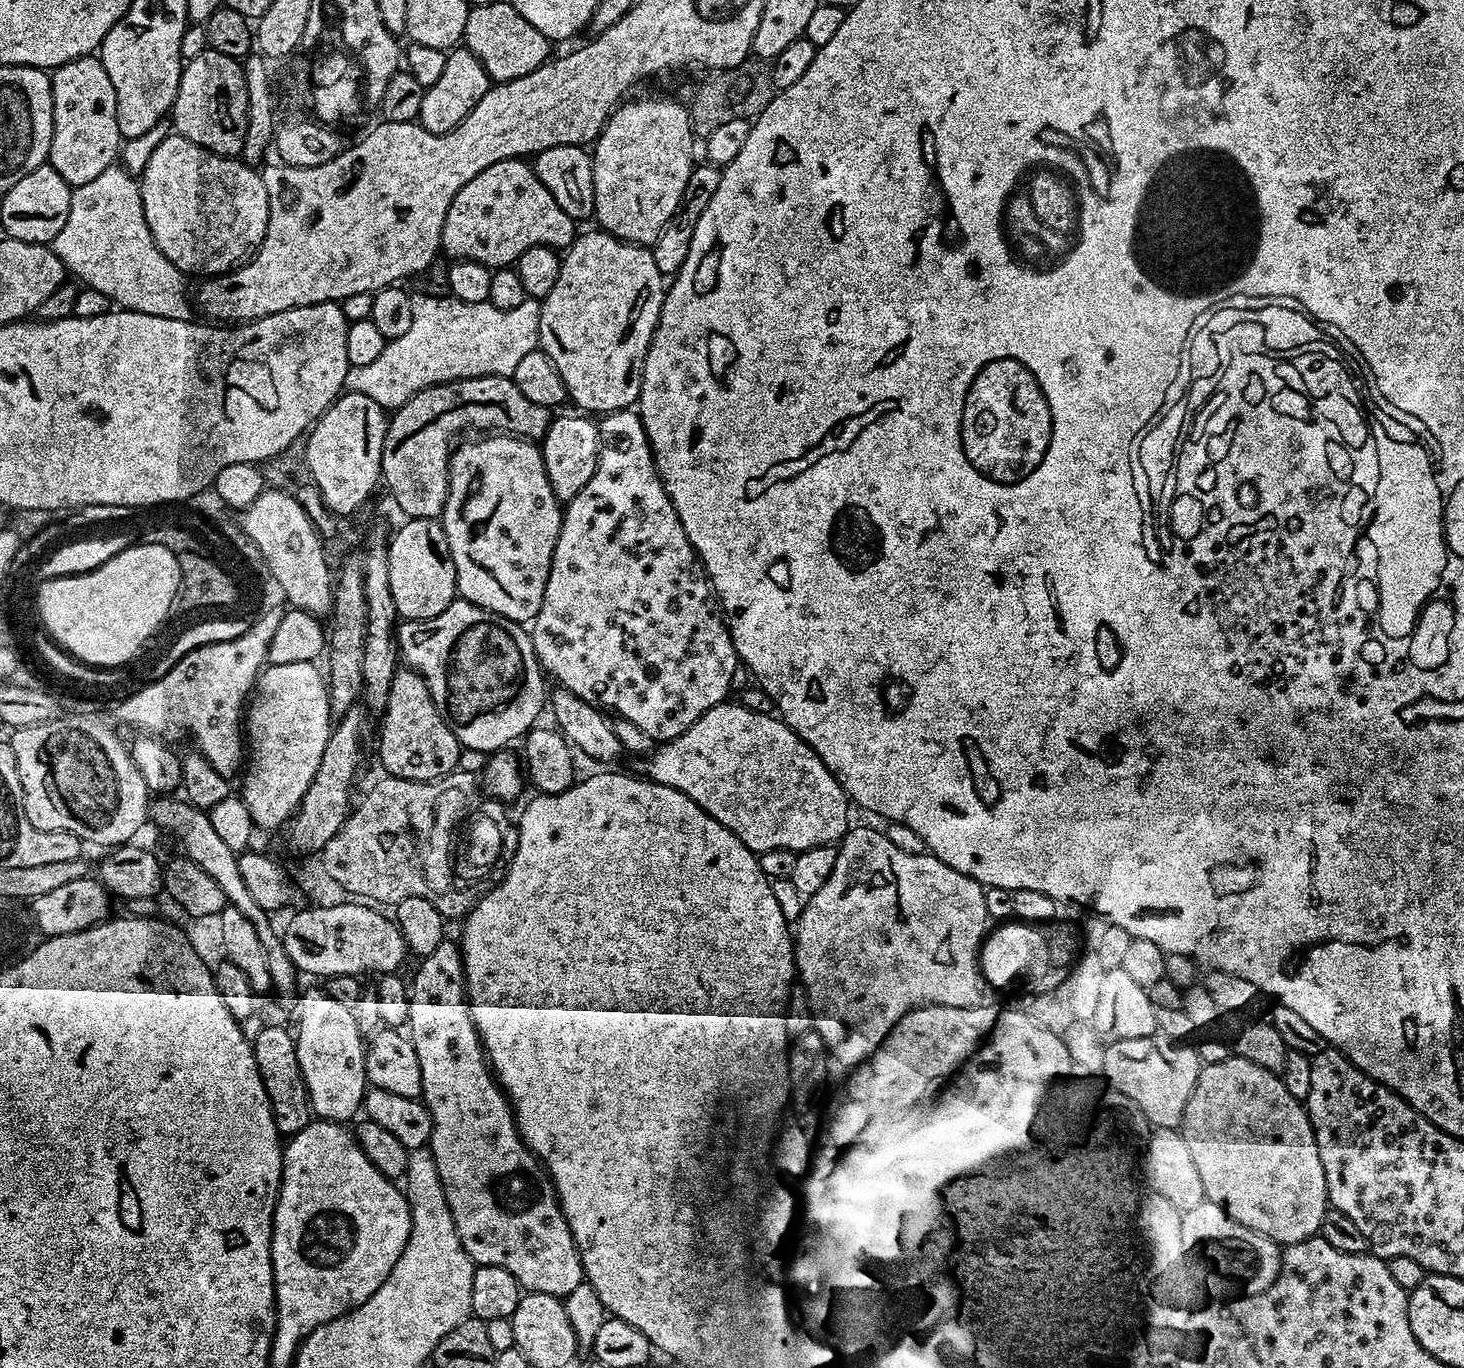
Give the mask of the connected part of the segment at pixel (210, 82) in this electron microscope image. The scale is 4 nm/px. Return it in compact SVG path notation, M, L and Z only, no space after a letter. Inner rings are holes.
M211 50L187 61L180 74L170 119L175 135L190 138L190 142L220 156L239 157L244 151L248 125L248 95L241 61Z

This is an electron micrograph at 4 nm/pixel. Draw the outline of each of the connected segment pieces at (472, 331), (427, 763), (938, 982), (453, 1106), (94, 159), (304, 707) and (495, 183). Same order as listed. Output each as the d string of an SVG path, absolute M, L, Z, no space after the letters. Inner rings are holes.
M443 294L444 296L412 296L412 309L414 310L414 318L410 318L410 330L406 330L406 334L402 334L398 338L387 341L382 350L382 354L378 354L378 358L374 358L374 362L370 362L370 366L351 366L346 374L345 389L358 394L366 394L366 398L374 398L374 402L378 402L378 406L382 406L385 410L395 410L402 407L408 399L414 394L418 394L423 388L429 388L435 384L444 384L448 380L465 380L466 378L478 378L479 376L511 376L514 366L518 362L522 362L522 358L526 358L526 354L537 351L540 342L540 301L527 299L522 302L522 306L517 306L514 310L498 310L492 304L483 304L482 302L462 302L457 300L451 294Z
M397 671L389 690L388 704L380 724L380 764L389 776L403 780L431 782L457 771L461 746L434 706L433 689L426 686L420 673Z
M849 827L836 848L834 870L830 870L830 878L826 878L818 894L807 897L800 917L794 921L794 968L798 973L799 983L804 985L808 995L808 1006L814 1017L814 1031L826 1042L828 1055L833 1061L847 1066L866 1064L882 1046L884 1039L894 1030L898 1021L915 1008L925 1008L931 1004L938 1006L954 1006L955 1008L979 1008L985 1003L984 988L986 981L980 971L980 949L990 928L990 917L986 910L984 897L985 885L974 877L962 874L946 862L931 854L906 854L890 842L883 831L876 828Z
M445 938L417 964L420 965L408 984L410 1014L407 1027L412 1028L410 1039L418 1054L418 1066L422 1066L420 1096L432 1119L432 1157L454 1218L460 1245L472 1259L473 1265L489 1264L514 1274L525 1293L537 1292L561 1298L568 1296L574 1286L585 1283L580 1255L576 1253L572 1231L568 1229L560 1204L556 1201L554 1189L546 1179L540 1161L521 1139L511 1103L504 1095L504 1089L497 1084L486 1059L484 1045L476 1033L472 1010L466 999L464 962L457 941Z
M95 55L79 56L51 73L52 141L47 163L73 188L98 178L102 170L113 167L122 147L116 117L116 95L110 74Z
M286 662L283 666L268 664L261 671L260 677L256 679L254 695L246 708L246 767L242 772L242 777L244 776L242 798L246 802L246 810L250 810L250 818L257 829L276 828L280 823L281 827L285 822L291 820L294 813L299 809L300 802L306 794L314 774L318 774L318 762L322 762L322 750L326 750L326 742L330 738L334 727L334 717L332 715L332 707L328 701L328 681L325 673L321 669L319 672L316 667L317 665L313 662Z
M517 158L486 166L482 174L470 178L470 182L466 182L462 190L458 190L458 194L450 202L450 210L446 210L440 246L443 255L452 256L448 258L453 261L473 260L495 270L515 265L516 259L526 250L530 250L530 246L547 244L548 247L557 250L567 249L578 235L576 228L577 221L572 220L570 214L566 214L566 210L562 210L562 206L554 202L554 194L550 194L550 190L542 186L535 167L527 159Z

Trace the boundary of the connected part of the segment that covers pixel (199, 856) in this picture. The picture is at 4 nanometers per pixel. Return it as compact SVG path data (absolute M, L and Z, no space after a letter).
M172 794L157 795L148 805L148 820L156 823L160 828L169 828L174 835L180 836L180 842L184 846L183 855L193 860L202 870L206 870L206 874L210 874L210 878L218 882L225 901L231 907L242 910L242 914L246 914L246 918L254 922L254 931L257 932L262 947L266 950L266 962L270 969L273 989L277 993L280 991L284 996L290 995L295 990L296 979L298 979L296 967L294 962L290 962L290 954L286 954L284 941L278 928L268 921L271 920L269 913L265 912L262 906L258 906L250 890L246 890L246 882L242 882L242 873L238 871L237 853L232 852L230 846L226 846L226 842L222 842L221 836L215 832L214 826L210 826L210 818L205 809L195 808L188 803L187 799L175 800L176 798Z

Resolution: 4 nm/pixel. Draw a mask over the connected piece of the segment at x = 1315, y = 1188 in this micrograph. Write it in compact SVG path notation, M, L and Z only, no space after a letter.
M1235 1054L1226 1062L1203 1065L1194 1094L1186 1102L1182 1131L1202 1178L1205 1197L1222 1206L1230 1218L1281 1246L1319 1233L1320 1223L1330 1211L1322 1158L1318 1158L1307 1107L1286 1090L1277 1073L1262 1070L1262 1066L1254 1066L1254 1062L1246 1062L1246 1058Z

